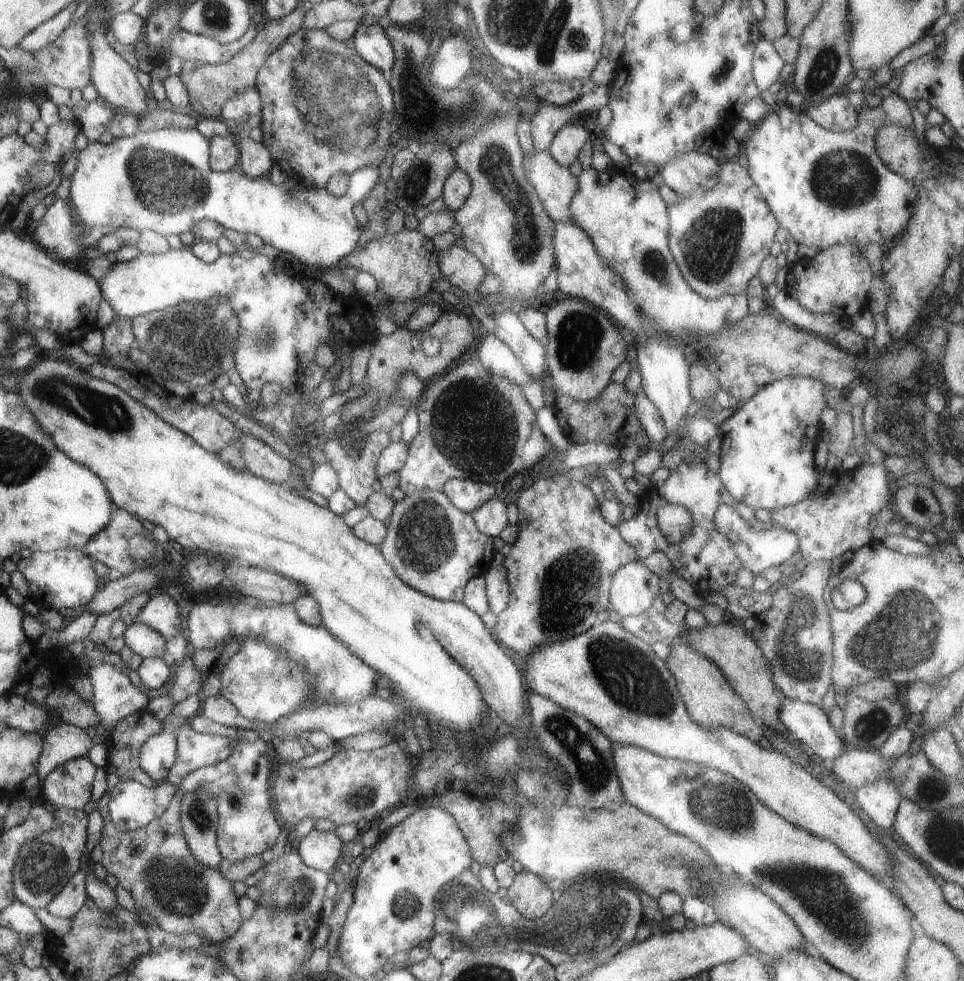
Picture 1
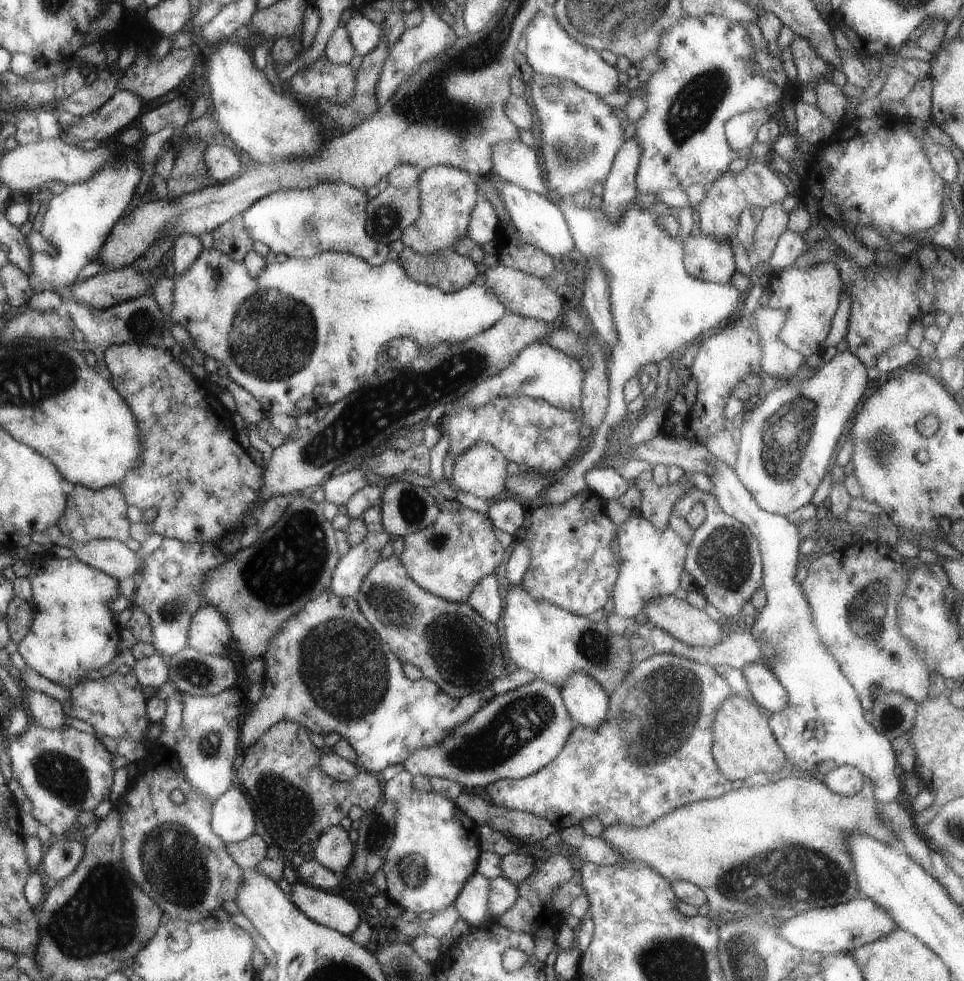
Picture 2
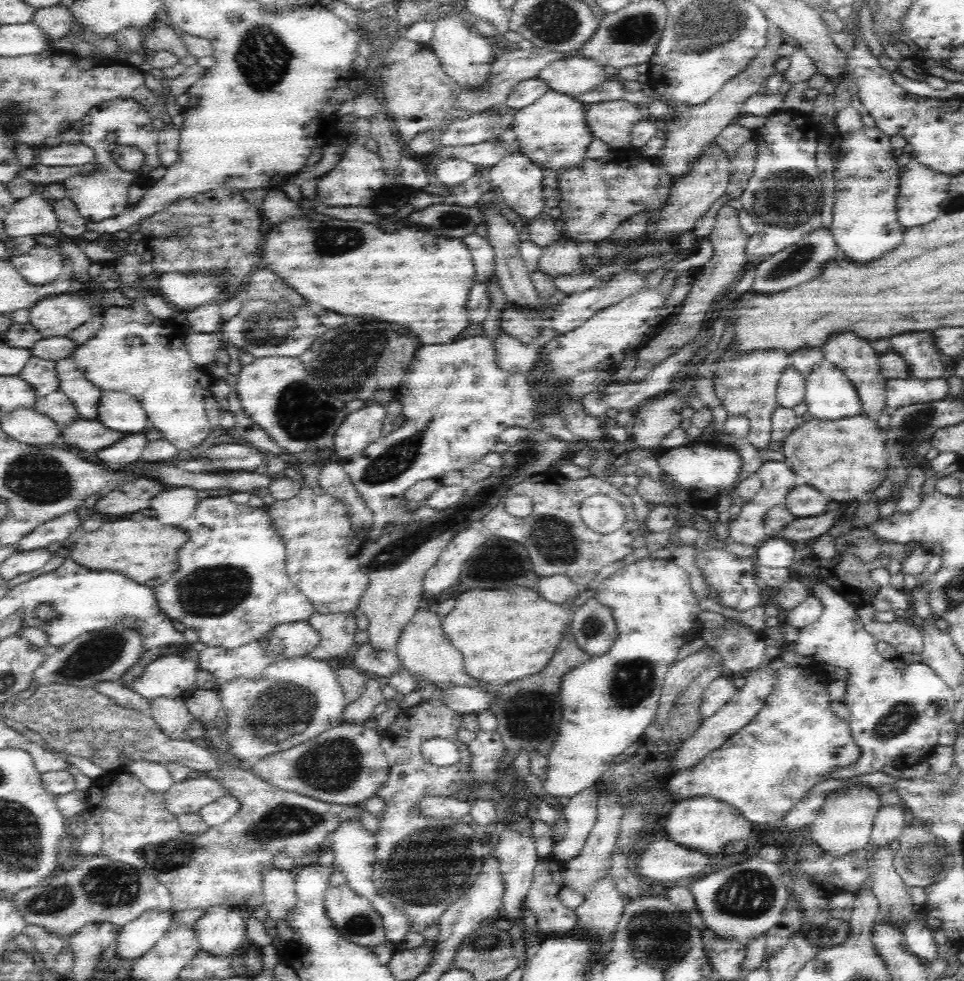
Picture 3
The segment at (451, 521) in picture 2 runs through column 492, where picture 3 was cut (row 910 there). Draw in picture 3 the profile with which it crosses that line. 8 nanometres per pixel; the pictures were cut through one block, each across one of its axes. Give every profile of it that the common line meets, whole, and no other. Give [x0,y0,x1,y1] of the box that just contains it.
[526,858,577,937]

